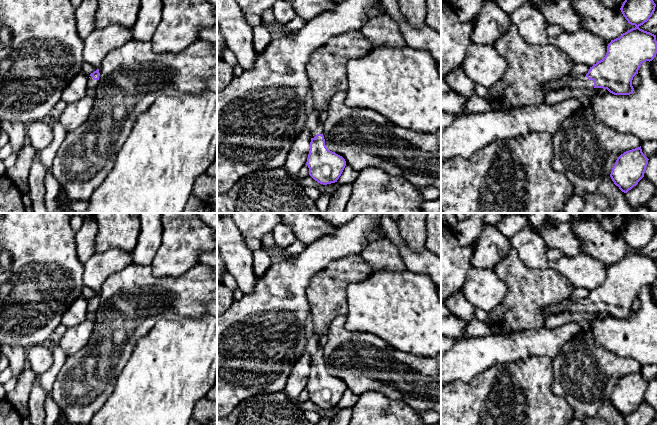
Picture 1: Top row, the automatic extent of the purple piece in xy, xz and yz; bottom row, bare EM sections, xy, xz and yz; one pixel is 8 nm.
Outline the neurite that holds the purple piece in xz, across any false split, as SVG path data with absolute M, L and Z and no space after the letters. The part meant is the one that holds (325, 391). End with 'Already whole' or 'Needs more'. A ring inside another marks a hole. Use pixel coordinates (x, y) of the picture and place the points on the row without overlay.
M311 311L305 322L307 336L307 352L311 355L310 374L306 389L309 399L318 407L327 409L337 406L345 390L345 383L330 375L325 369L323 350L319 346L317 335L314 331Z. Needs more

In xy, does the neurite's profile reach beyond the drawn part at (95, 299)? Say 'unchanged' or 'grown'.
grown

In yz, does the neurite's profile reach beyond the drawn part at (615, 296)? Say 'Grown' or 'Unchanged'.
Grown

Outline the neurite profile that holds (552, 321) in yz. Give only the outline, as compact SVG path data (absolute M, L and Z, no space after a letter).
M565 312L557 315L549 315L544 321L543 327L547 329L556 328L566 323L581 322L583 320L595 321L602 320L609 317L607 313L593 312L593 313L577 313L577 312Z

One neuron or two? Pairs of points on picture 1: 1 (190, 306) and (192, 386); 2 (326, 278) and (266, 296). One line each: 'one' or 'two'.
1: two
2: two

